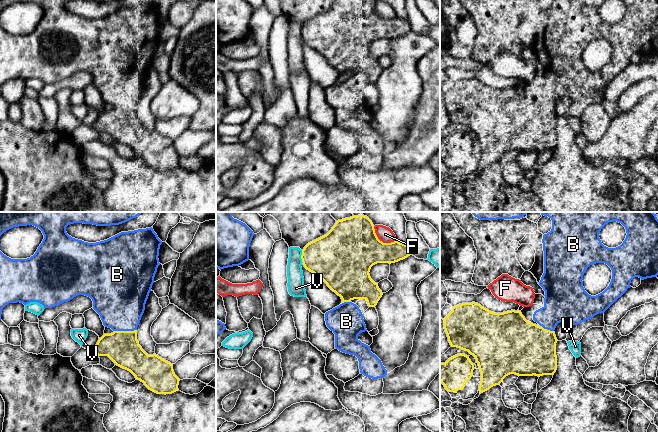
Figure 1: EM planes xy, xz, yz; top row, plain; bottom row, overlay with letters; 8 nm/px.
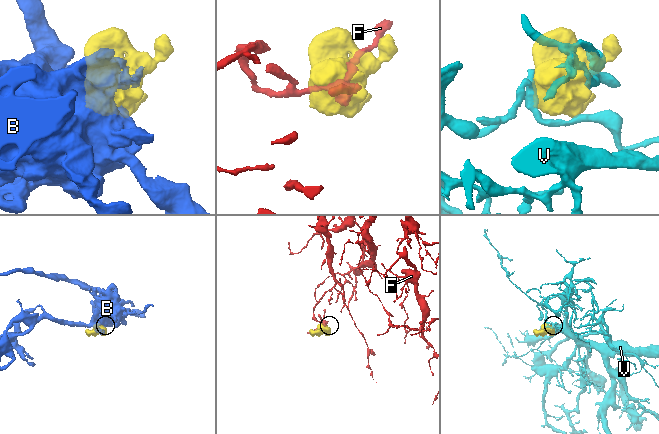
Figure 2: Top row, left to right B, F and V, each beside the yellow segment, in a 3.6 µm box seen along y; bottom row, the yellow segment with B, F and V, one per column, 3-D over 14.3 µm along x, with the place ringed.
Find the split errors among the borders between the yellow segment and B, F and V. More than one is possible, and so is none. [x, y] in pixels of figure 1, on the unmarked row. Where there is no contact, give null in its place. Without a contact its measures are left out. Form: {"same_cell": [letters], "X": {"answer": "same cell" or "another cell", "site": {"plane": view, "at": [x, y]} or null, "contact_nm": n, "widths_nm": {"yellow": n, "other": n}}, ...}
{"same_cell": ["B"], "B": {"answer": "same cell", "site": {"plane": "xy", "at": [124, 107]}, "contact_nm": 180, "widths_nm": {"yellow": 280, "other": 400}}, "F": {"answer": "another cell", "site": {"plane": "xz", "at": [381, 17]}, "contact_nm": 220, "widths_nm": {"yellow": 420, "other": 120}}, "V": {"answer": "another cell", "site": {"plane": "xz", "at": [301, 32]}, "contact_nm": 110, "widths_nm": {"yellow": 380, "other": 130}}}

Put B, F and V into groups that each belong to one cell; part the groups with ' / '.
B / F / V

